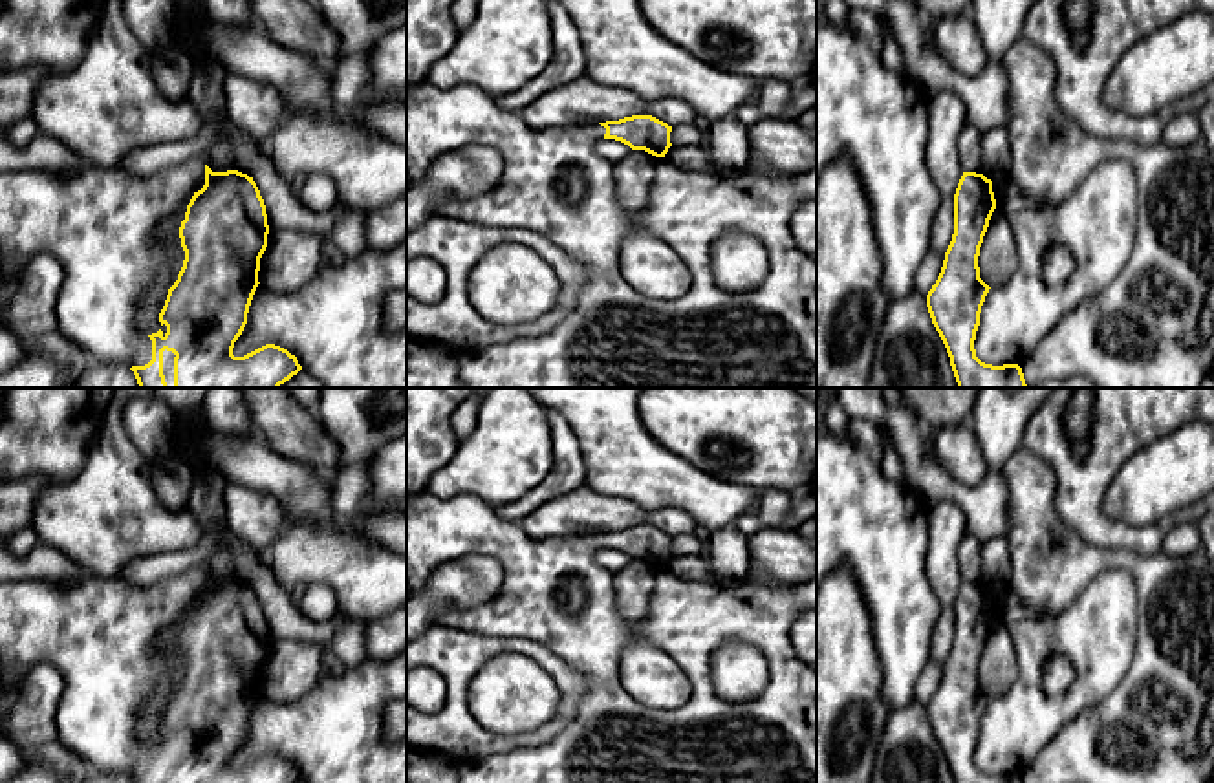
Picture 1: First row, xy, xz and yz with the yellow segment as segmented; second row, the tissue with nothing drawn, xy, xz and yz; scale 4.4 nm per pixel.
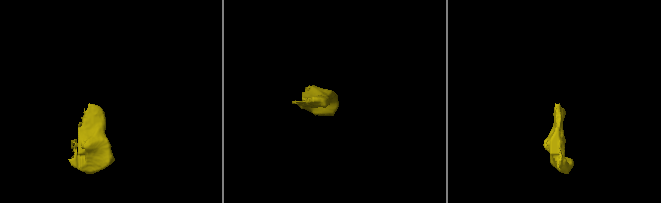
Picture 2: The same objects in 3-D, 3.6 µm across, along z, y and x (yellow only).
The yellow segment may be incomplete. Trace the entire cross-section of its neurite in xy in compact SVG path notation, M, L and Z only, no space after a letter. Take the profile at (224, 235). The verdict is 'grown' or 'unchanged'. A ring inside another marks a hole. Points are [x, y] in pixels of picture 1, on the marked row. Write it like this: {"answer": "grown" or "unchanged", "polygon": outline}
{"answer": "grown", "polygon": "M203 157L152 176L101 168L77 177L60 177L55 168L0 172L0 269L5 278L16 285L33 256L53 256L64 269L53 307L60 333L93 362L126 364L139 388L278 388L302 370L295 355L275 344L233 355L260 284L267 234L266 205L253 177L238 170L212 172ZM168 218L179 225L185 260L159 313L161 329L146 335L135 327L137 298L163 262L154 234Z"}

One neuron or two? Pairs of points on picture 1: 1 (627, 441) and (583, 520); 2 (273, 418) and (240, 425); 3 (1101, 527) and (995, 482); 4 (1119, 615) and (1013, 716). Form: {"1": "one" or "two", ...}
{"1": "two", "2": "two", "3": "two", "4": "one"}

